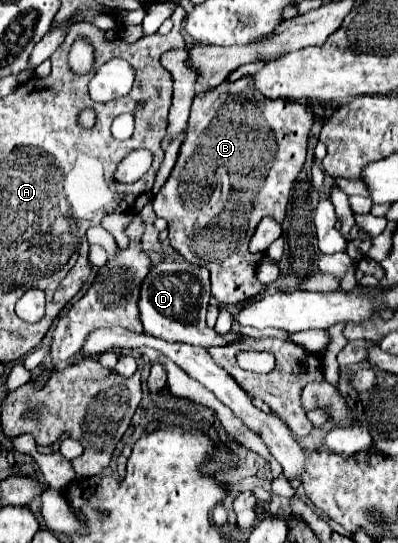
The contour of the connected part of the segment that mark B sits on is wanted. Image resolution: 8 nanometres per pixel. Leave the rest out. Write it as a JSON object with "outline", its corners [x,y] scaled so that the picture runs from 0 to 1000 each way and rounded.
{"outline":[[[626,142],[590,153],[565,149],[485,182],[475,238],[450,274],[450,289],[425,330],[384,363],[384,385],[425,411],[430,455],[470,481],[490,481],[525,495],[530,540],[555,562],[595,562],[666,536],[666,525],[646,514],[646,492],[661,466],[626,466],[626,440],[661,400],[686,400],[696,411],[716,403],[741,330],[766,300],[781,230],[786,208],[776,197],[716,182],[676,186],[631,160]]]}

